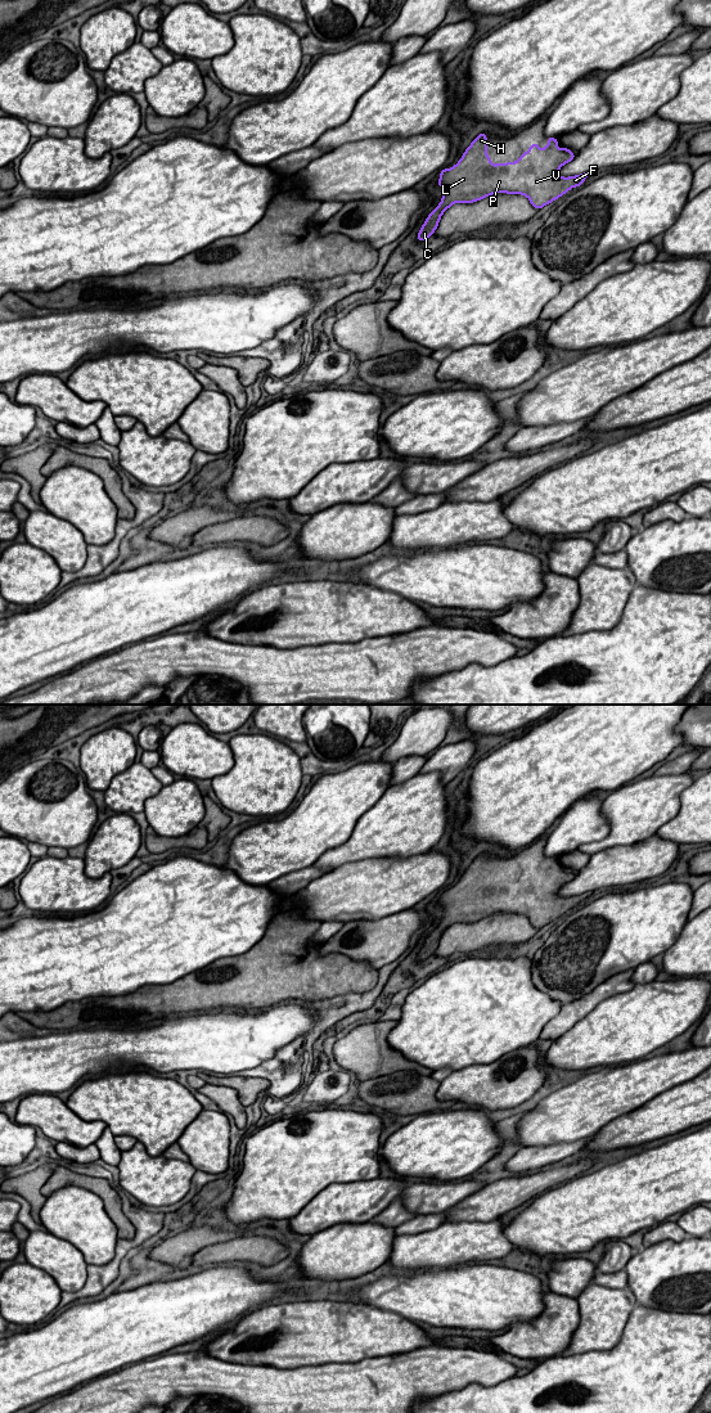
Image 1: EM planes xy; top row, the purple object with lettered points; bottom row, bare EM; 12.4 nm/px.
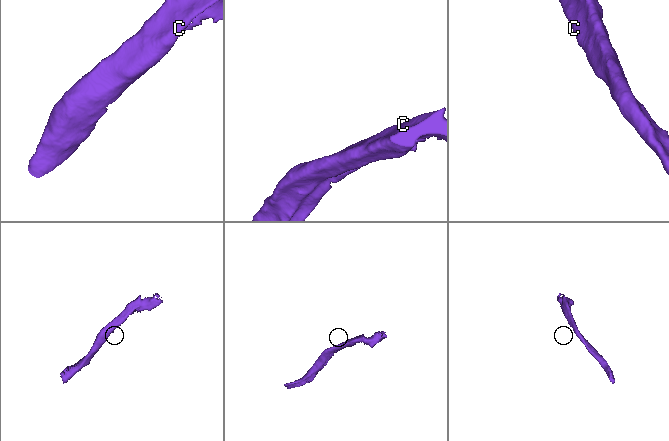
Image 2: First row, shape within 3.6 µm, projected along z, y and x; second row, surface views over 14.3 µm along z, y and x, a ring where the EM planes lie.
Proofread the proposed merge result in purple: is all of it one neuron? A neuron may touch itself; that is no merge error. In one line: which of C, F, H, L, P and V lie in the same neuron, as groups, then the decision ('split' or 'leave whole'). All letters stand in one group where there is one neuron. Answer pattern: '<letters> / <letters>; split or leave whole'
C F H L P V; leave whole

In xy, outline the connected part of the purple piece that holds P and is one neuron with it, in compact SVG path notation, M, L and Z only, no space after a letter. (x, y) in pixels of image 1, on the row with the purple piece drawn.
M480 134L455 166L441 171L438 185L444 195L420 228L418 240L435 233L442 213L454 203L473 203L495 193L508 193L527 197L532 207L540 210L580 186L593 174L561 176L559 168L575 154L567 148L558 148L559 140L554 138L548 138L548 141L544 149L532 144L516 162L492 165L487 156L487 136Z

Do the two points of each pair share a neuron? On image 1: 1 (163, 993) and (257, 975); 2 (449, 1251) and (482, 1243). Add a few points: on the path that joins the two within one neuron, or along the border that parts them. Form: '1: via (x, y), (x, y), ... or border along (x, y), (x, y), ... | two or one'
1: via (187, 993), (234, 981) | one
2: via (457, 1243), (475, 1243) | one

